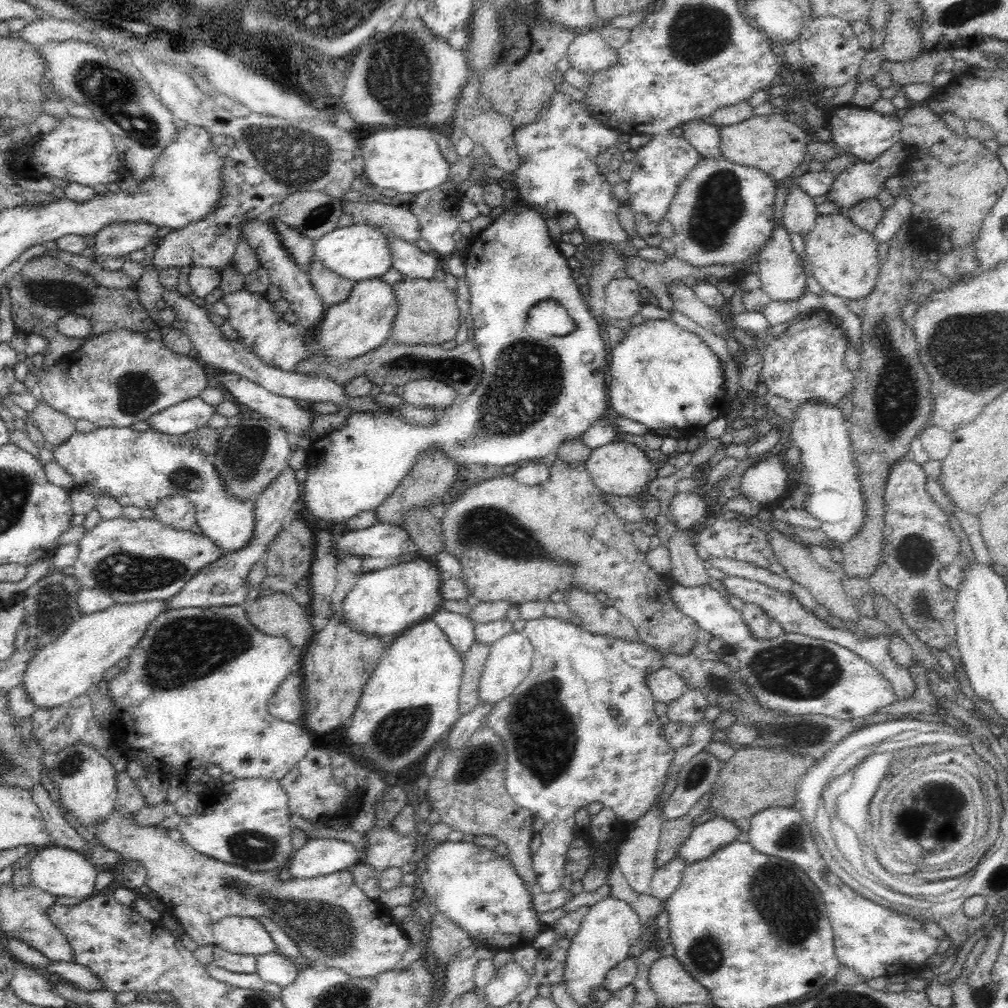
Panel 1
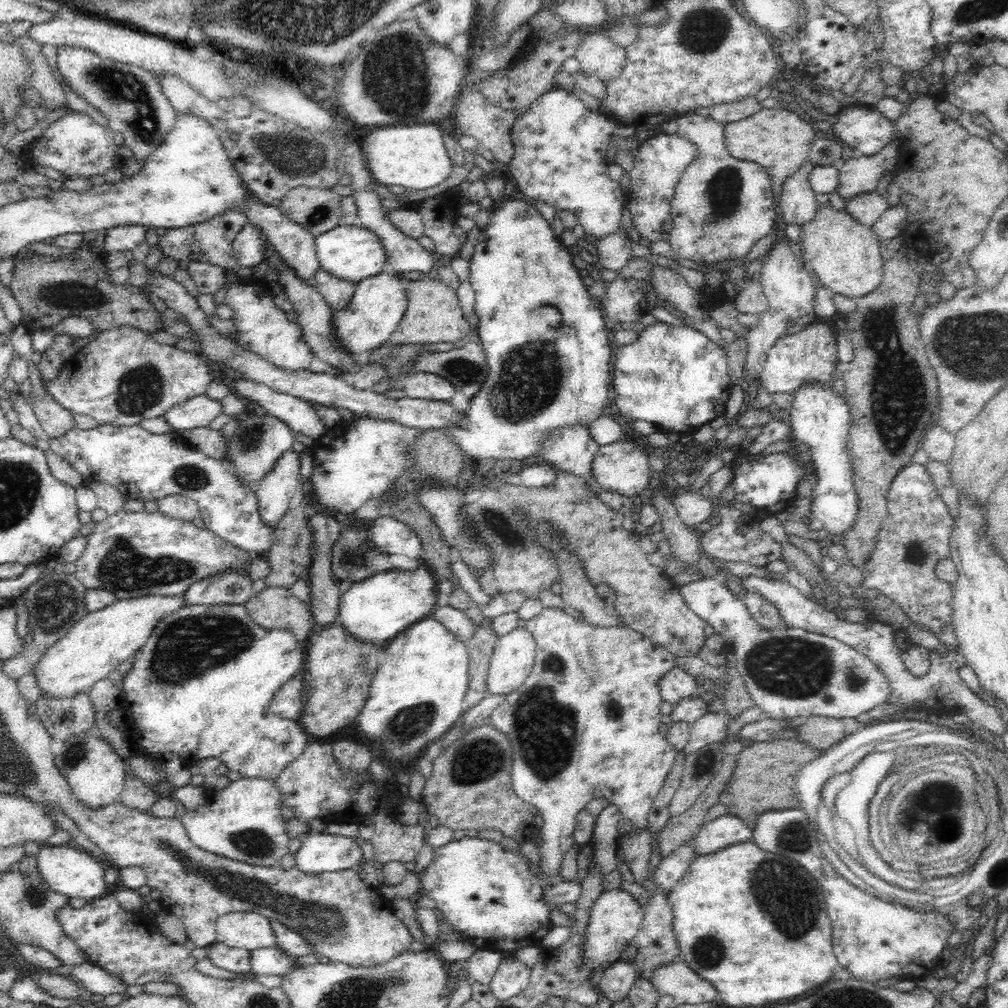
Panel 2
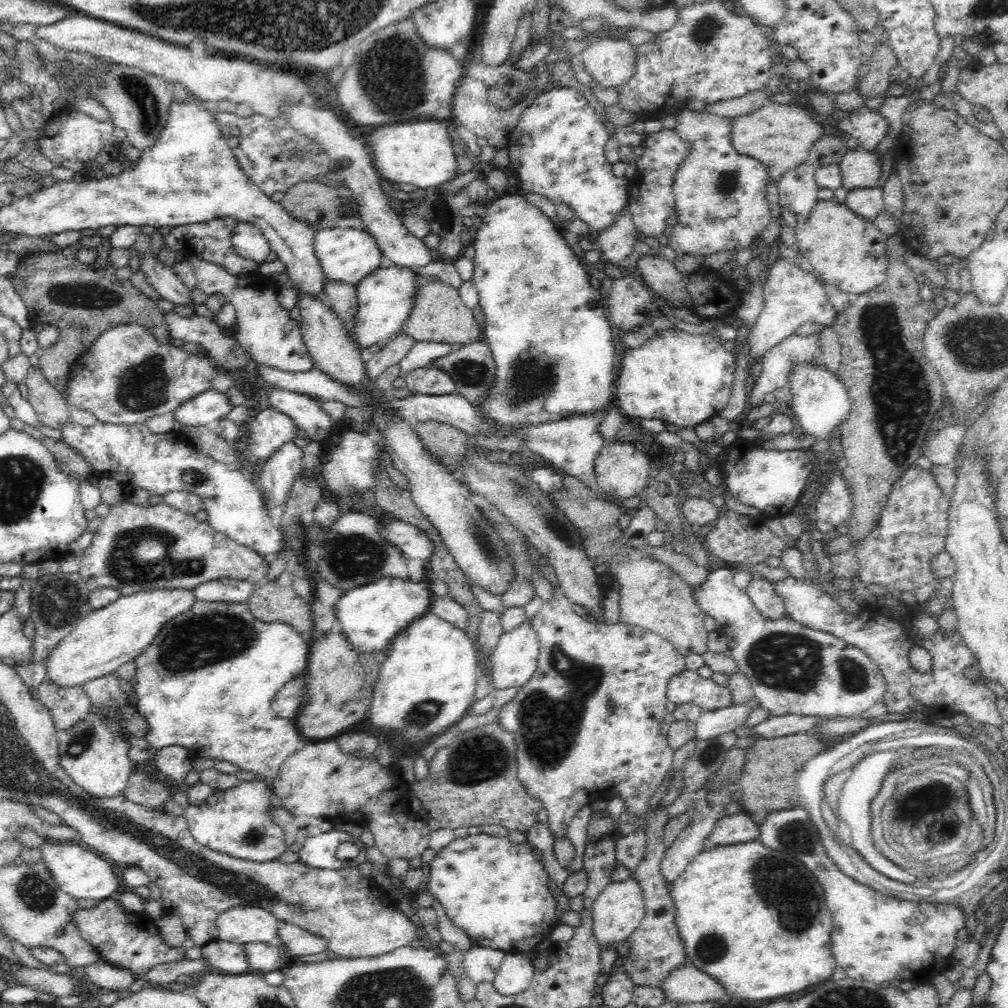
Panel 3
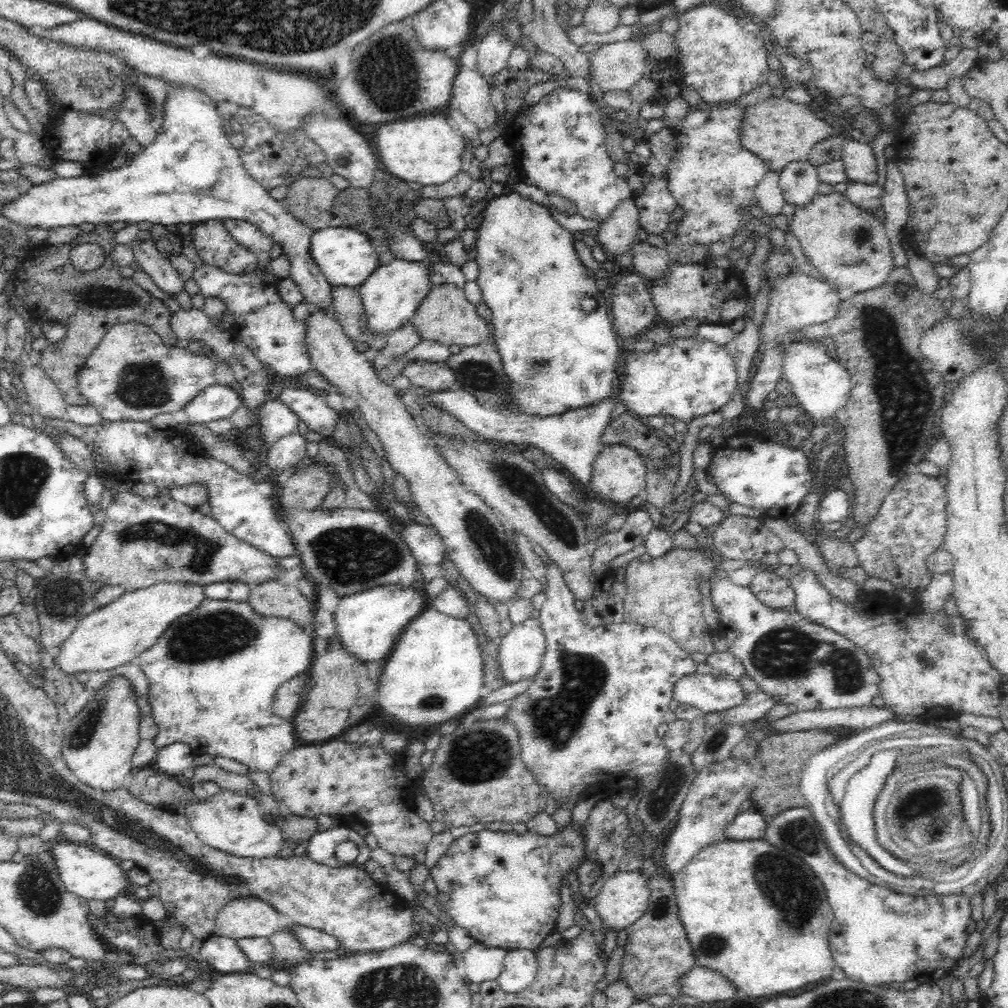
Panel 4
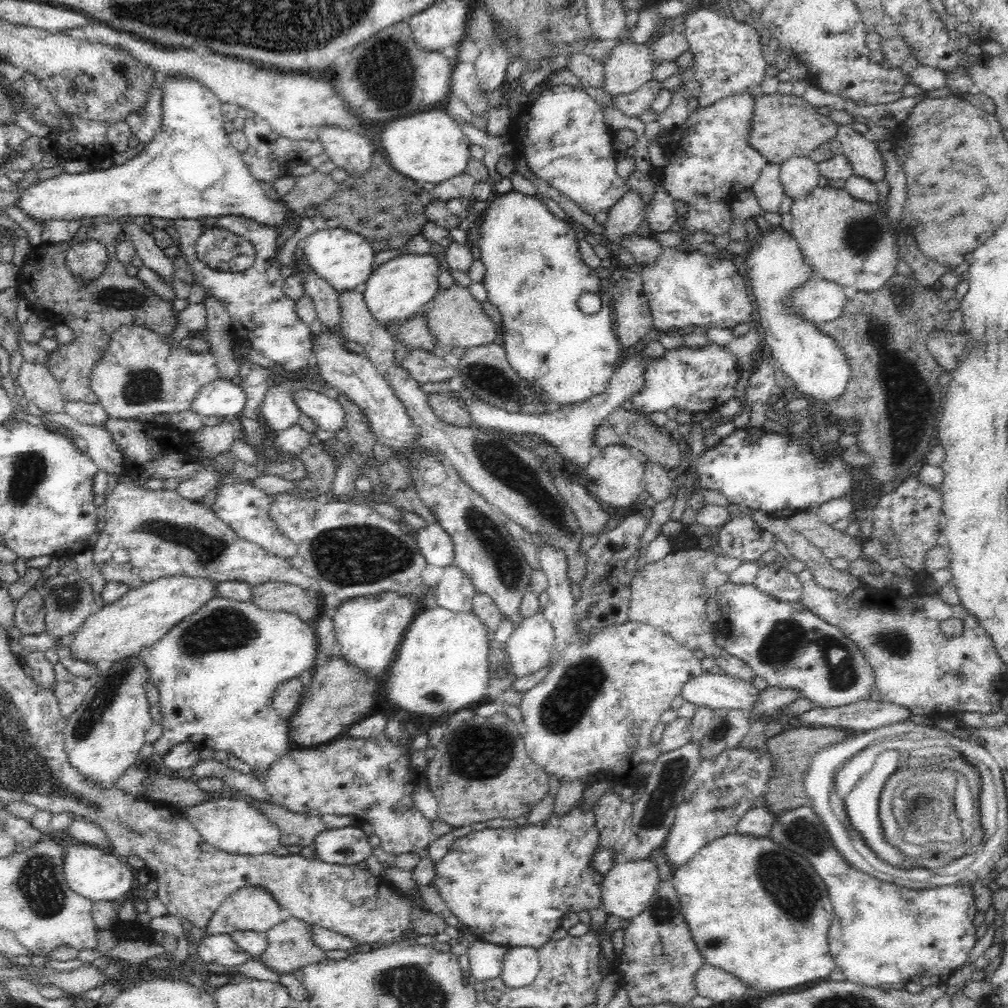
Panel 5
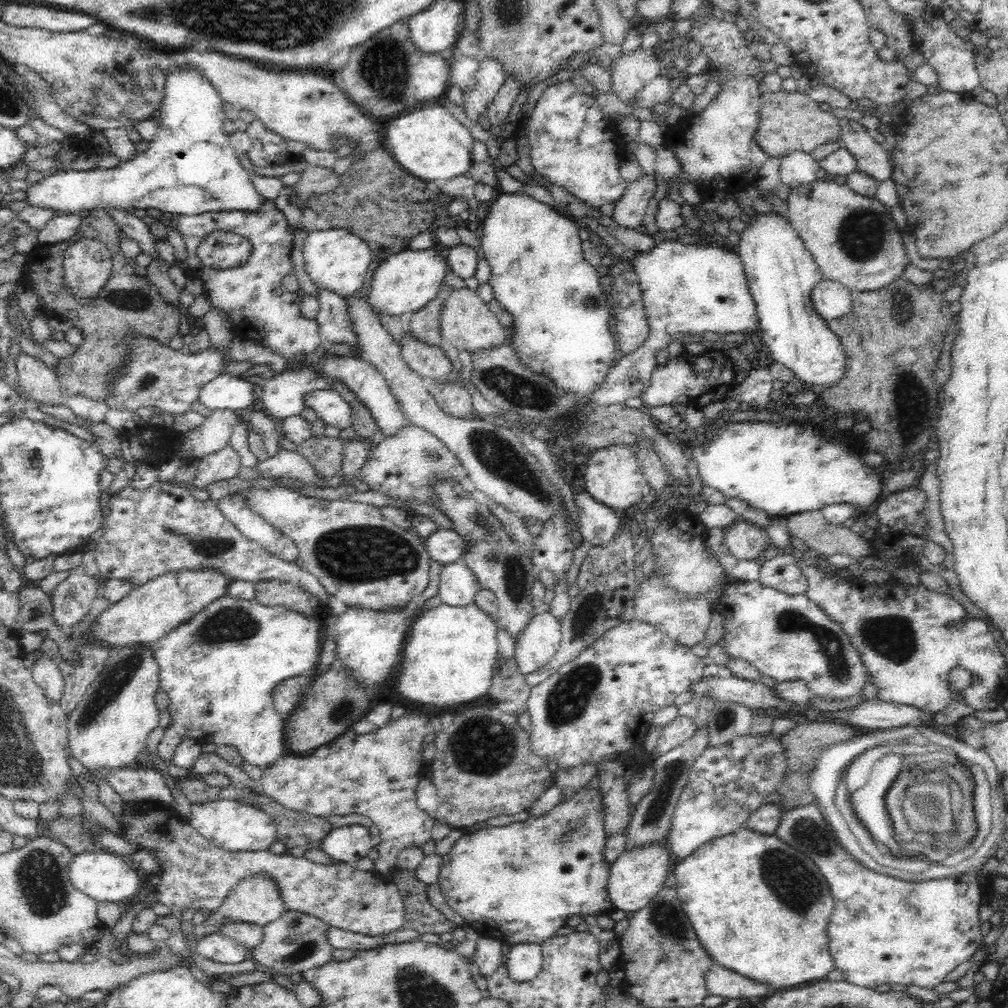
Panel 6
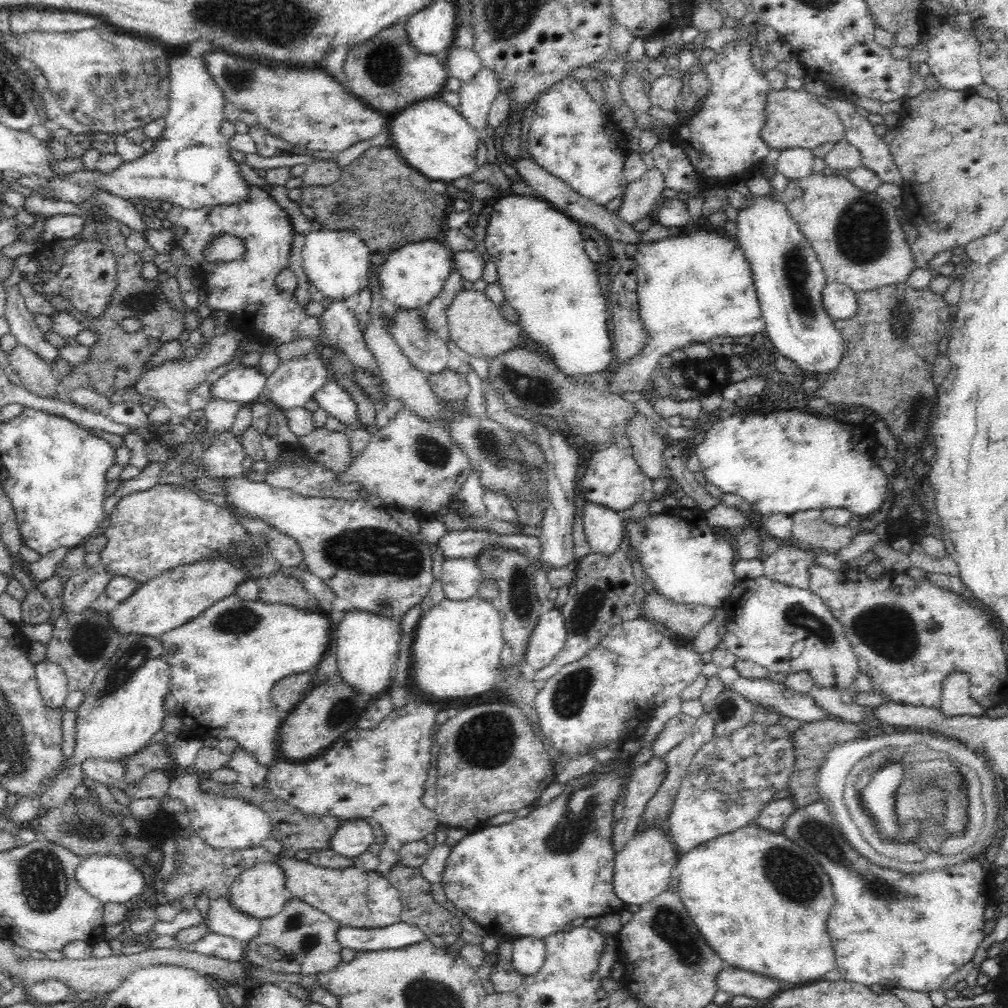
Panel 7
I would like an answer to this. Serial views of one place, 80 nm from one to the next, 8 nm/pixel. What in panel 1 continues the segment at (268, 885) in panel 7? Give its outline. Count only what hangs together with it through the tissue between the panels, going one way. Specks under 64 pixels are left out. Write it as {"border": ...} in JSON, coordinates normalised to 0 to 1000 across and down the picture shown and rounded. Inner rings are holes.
{"border":[[[222,910],[211,919],[213,938],[234,946],[264,946],[272,943],[272,937],[266,924],[255,910]]]}

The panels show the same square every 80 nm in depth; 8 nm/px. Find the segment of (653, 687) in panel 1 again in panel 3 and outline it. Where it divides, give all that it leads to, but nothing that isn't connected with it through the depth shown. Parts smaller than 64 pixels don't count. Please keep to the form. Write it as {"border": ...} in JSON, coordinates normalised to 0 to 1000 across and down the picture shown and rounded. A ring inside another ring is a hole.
{"border":[[[679,664],[677,669],[665,673],[661,688],[662,694],[669,698],[687,696],[699,705],[726,699],[726,688],[720,679],[713,681],[706,673],[696,674],[687,664]]]}

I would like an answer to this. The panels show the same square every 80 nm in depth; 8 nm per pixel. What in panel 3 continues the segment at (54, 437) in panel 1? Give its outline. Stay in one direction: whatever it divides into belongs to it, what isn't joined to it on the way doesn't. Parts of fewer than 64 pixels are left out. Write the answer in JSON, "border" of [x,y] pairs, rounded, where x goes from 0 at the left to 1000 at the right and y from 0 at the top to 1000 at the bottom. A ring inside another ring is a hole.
{"border":[[[38,363],[28,367],[24,379],[29,387],[27,396],[34,404],[38,417],[44,423],[61,427],[70,414],[70,404],[61,389],[46,377]]]}

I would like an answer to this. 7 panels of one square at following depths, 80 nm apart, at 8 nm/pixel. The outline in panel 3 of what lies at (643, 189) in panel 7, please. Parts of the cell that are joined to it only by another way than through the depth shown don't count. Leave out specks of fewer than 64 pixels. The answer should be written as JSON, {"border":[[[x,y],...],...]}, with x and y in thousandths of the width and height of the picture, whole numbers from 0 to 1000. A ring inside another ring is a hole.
{"border":[[[621,204],[611,218],[594,230],[589,242],[596,253],[598,261],[608,262],[613,265],[619,256],[623,256],[629,248],[633,232],[628,221],[625,205]]]}

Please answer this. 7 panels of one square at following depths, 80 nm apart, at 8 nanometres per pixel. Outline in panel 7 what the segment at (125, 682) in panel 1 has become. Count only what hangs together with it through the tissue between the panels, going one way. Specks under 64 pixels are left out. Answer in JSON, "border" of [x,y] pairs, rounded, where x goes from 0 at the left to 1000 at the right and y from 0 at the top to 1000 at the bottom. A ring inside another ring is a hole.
{"border":[[[230,590],[214,597],[195,613],[168,625],[158,633],[162,653],[169,660],[169,688],[175,694],[171,708],[181,714],[179,727],[167,727],[164,743],[173,749],[178,732],[231,732],[260,759],[268,761],[276,752],[276,730],[281,709],[269,699],[269,688],[280,673],[311,667],[331,636],[333,619],[322,607],[303,607],[279,598],[244,596]]]}

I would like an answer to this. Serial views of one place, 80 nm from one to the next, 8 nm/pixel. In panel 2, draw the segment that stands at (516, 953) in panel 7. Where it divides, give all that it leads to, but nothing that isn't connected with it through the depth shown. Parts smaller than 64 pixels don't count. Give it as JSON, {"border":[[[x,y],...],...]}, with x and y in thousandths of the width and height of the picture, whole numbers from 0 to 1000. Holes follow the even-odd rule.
{"border":[[[508,946],[498,951],[487,972],[487,985],[494,992],[504,992],[520,984],[525,977],[527,961],[516,955]]]}

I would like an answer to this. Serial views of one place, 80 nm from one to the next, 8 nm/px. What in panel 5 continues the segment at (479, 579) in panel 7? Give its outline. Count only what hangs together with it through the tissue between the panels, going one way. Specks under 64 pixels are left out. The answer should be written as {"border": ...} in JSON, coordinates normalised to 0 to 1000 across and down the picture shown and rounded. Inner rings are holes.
{"border":[[[452,562],[440,563],[440,569],[432,587],[435,602],[452,608],[469,606],[469,594],[473,587],[464,571]]]}

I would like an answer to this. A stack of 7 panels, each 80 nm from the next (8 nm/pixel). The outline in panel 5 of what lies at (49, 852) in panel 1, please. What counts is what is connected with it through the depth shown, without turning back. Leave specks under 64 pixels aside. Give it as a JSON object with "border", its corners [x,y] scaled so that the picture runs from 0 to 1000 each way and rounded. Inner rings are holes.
{"border":[[[69,835],[63,849],[63,864],[67,879],[92,894],[115,895],[127,885],[133,884],[133,862],[120,850],[97,839],[75,838]]]}

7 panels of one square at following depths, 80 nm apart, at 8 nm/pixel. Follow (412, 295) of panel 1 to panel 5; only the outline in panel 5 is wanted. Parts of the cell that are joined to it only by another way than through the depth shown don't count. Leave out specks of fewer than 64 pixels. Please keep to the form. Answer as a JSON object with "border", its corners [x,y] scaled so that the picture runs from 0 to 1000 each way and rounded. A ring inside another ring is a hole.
{"border":[[[451,282],[443,288],[435,288],[428,298],[428,305],[422,310],[422,318],[437,345],[466,346],[496,339],[495,324],[480,311],[477,301],[469,297],[460,284]]]}

